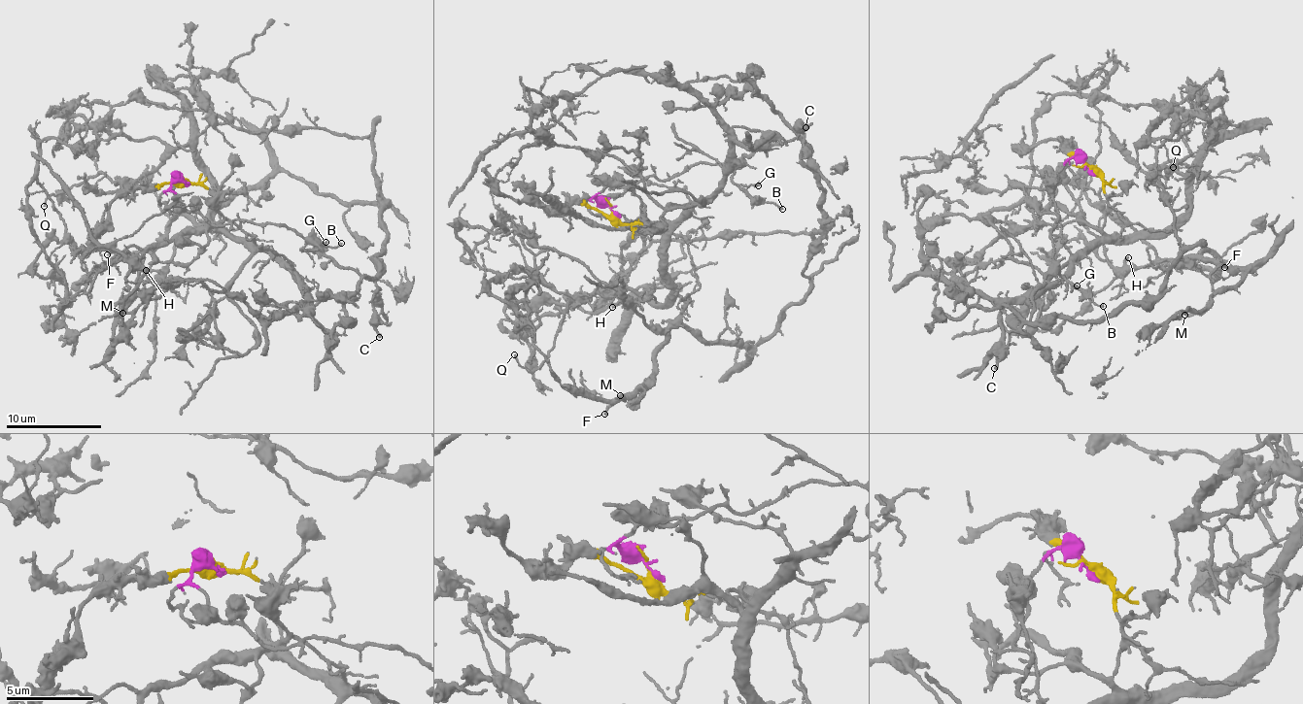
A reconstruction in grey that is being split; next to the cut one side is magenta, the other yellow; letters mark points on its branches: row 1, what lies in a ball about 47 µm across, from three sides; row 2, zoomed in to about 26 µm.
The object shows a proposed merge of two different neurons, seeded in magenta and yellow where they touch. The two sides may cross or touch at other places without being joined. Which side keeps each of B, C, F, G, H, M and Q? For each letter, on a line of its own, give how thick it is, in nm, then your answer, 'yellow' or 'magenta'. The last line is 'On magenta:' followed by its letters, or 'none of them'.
B: 160 nm | magenta
C: 200 nm | magenta
F: 200 nm | yellow
G: 100 nm | magenta
H: 170 nm | yellow
M: 280 nm | yellow
Q: 130 nm | yellow
On magenta: B, C, G

